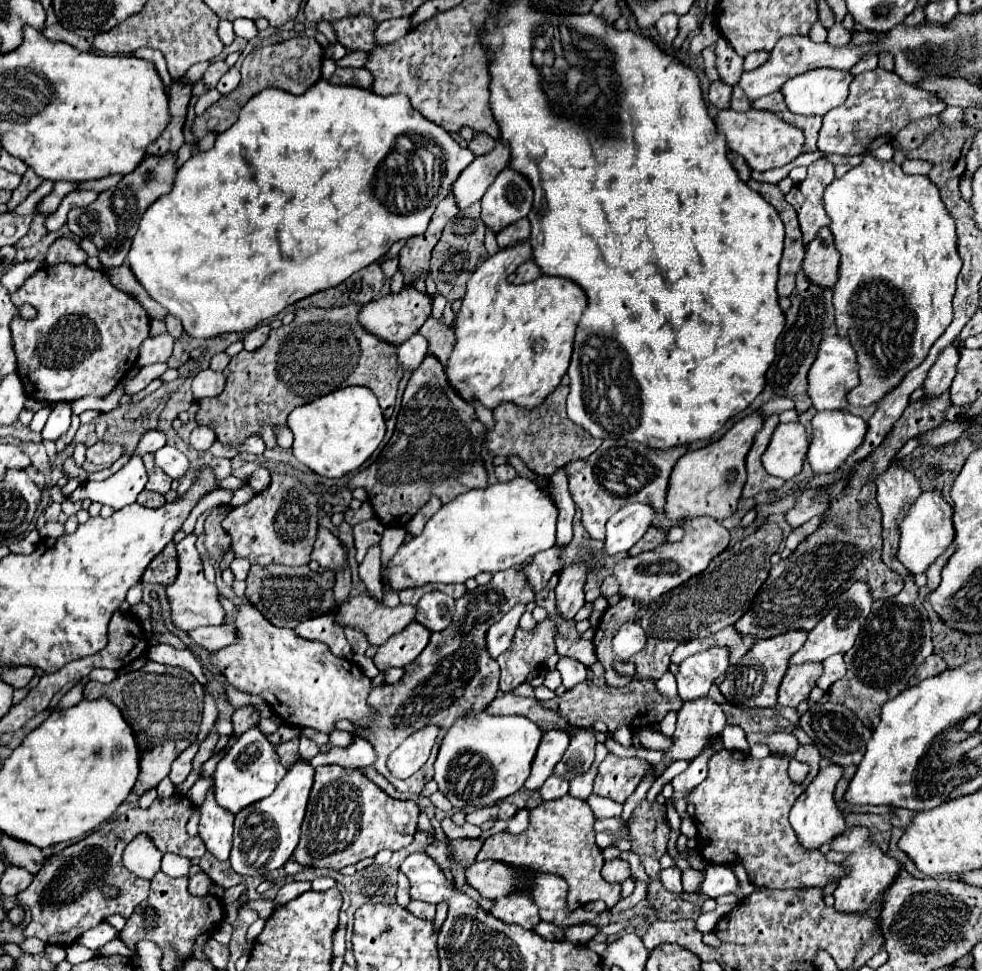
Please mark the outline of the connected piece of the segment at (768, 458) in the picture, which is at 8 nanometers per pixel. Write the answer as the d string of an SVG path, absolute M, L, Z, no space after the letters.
M780 423L762 455L764 469L784 481L794 479L804 465L810 441L802 423Z

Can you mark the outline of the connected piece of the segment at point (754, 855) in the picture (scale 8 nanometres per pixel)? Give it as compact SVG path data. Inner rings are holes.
M800 745L800 749L794 755L798 761L806 763L810 767L810 773L802 783L794 783L788 775L788 757L776 757L768 755L764 759L754 759L752 755L740 753L740 751L716 751L708 759L708 775L706 779L694 787L686 795L686 803L692 803L696 807L696 827L698 827L698 849L700 855L712 863L712 865L734 865L742 863L748 871L750 883L758 887L770 887L770 889L796 889L796 887L824 887L830 879L840 879L844 875L842 865L828 863L824 855L814 849L814 853L806 853L802 845L798 845L798 837L794 837L794 829L790 829L790 809L798 795L810 785L810 781L818 773L820 753L816 745Z

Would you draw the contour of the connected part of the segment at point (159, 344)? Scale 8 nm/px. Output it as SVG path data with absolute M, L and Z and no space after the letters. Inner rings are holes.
M164 333L160 337L148 337L140 345L138 365L146 367L152 363L164 363L172 355L172 345L174 345L174 339L168 333Z

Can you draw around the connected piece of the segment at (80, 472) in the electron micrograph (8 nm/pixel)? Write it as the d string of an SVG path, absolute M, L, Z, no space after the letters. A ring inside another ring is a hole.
M66 459L64 461L64 473L66 473L66 477L78 477L80 481L86 481L88 479L88 473L84 471L84 469L80 469L76 463L74 463L74 459Z

